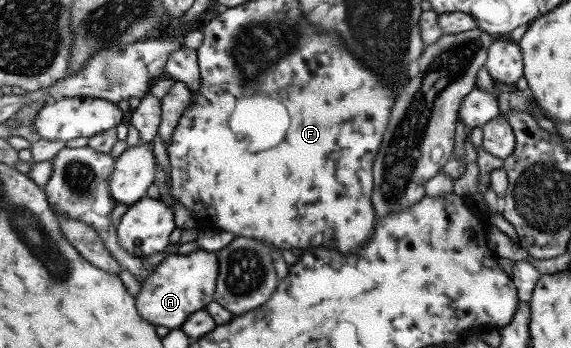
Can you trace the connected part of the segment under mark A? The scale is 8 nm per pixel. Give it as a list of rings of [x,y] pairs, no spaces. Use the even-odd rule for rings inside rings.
[[[197,248],[185,255],[170,255],[156,267],[156,272],[141,283],[137,295],[137,307],[141,315],[156,326],[165,326],[170,331],[181,329],[189,316],[197,310],[206,309],[215,301],[220,270],[218,253]]]

